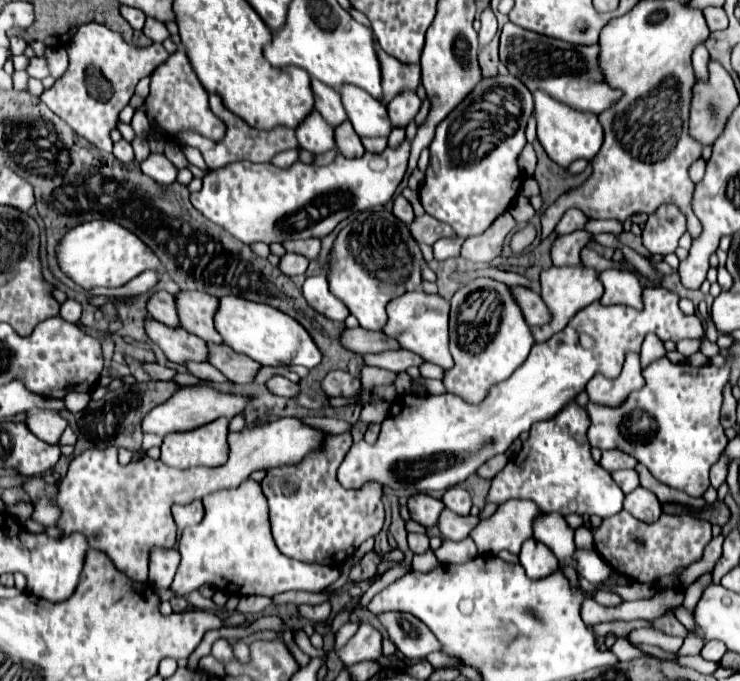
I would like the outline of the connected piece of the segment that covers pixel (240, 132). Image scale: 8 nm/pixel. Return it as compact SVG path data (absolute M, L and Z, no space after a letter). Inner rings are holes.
M210 94L210 108L212 112L226 124L226 134L222 140L208 140L196 132L178 132L174 136L174 142L178 146L192 146L196 150L202 152L204 156L204 162L210 170L216 170L216 168L222 168L230 162L236 162L236 160L250 160L250 162L272 162L272 158L276 156L276 152L284 152L284 150L292 150L292 148L298 148L298 140L294 136L294 130L290 128L278 128L278 130L272 130L272 132L262 132L262 130L256 130L256 128L250 128L246 122L242 122L238 116L230 114L224 106L222 106L222 100L214 94Z

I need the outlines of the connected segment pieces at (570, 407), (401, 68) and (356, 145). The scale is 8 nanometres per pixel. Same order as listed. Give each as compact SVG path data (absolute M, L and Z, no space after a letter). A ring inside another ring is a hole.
M576 402L566 404L554 418L534 424L522 450L494 476L488 502L504 504L508 500L532 500L540 512L558 512L562 516L596 514L600 518L610 518L622 512L622 490L614 484L610 472L590 456L590 444L586 438L588 426L588 414Z
M376 42L376 50L382 62L382 86L384 86L384 104L388 104L402 90L416 90L420 82L420 66L418 64L402 64L392 56L384 54L384 50Z
M344 122L336 128L336 146L346 158L358 158L366 152L350 122Z

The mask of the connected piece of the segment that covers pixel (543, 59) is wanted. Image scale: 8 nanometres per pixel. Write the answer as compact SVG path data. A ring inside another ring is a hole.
M508 22L500 36L500 52L508 54L506 68L510 70L510 74L518 76L522 84L526 84L526 88L530 88L532 92L540 88L572 108L600 114L612 108L612 104L616 104L622 98L622 92L606 84L606 76L602 74L602 66L600 66L598 44L578 46L550 36L540 36L536 32L524 30Z

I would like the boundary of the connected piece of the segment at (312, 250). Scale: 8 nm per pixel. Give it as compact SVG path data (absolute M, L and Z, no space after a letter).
M310 238L310 240L298 240L298 242L288 242L284 248L286 252L294 252L300 254L308 260L318 260L320 256L320 238Z

